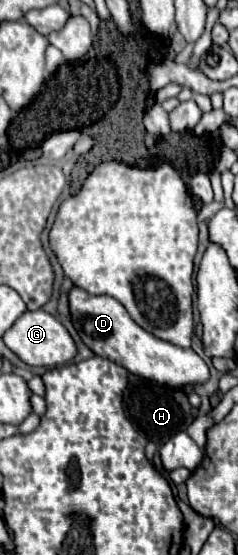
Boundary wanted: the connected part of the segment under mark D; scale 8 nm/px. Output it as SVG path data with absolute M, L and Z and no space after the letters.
M73 287L69 291L69 315L75 331L95 355L125 367L129 373L171 387L195 385L209 379L205 361L193 349L183 349L153 337L129 317L125 307L117 299L109 295L91 295L81 287Z

